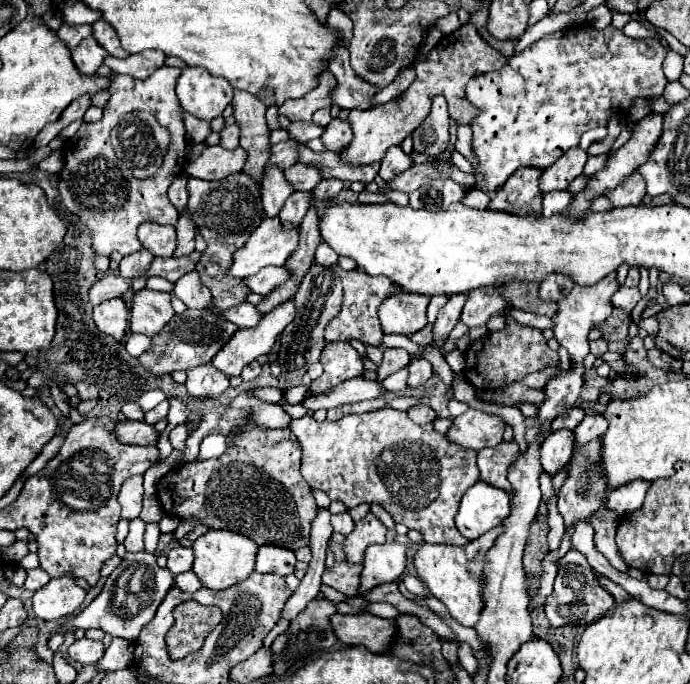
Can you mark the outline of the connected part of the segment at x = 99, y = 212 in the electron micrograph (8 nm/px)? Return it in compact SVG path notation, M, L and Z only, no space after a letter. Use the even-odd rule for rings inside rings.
M164 65L150 75L150 81L132 79L128 75L116 75L112 79L110 99L104 107L104 117L98 123L82 123L78 133L64 145L66 163L58 185L60 197L70 213L84 219L84 225L92 231L92 249L100 255L110 255L114 251L122 255L136 253L142 249L142 243L136 237L136 229L142 223L152 221L160 225L174 225L178 219L178 211L168 199L168 187L172 179L180 173L180 159L182 165L186 163L186 127L182 119L182 107L176 99L176 81L180 73L182 73L180 69ZM148 95L150 95L150 113L154 113L154 117L164 127L170 129L172 147L158 175L140 181L132 177L128 167L124 167L124 163L120 163L120 159L116 157L110 143L110 131L122 121L126 113L144 107Z

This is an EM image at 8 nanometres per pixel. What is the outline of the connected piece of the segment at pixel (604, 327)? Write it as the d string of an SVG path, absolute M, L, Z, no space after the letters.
M614 307L612 315L604 323L596 325L596 329L602 333L606 341L624 341L628 337L630 321L632 321L632 315L628 311Z

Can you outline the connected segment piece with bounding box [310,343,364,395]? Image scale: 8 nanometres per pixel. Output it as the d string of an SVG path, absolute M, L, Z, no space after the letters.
M326 343L326 351L320 363L324 365L324 373L310 385L310 393L314 395L324 393L334 385L352 377L360 377L364 373L362 357L350 343Z

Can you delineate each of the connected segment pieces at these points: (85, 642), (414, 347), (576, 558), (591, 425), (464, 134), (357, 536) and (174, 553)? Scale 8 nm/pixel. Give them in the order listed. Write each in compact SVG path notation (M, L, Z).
M78 639L68 647L68 655L70 659L82 663L82 665L92 665L96 661L100 661L100 657L104 655L104 645L102 641L92 641L92 639Z
M384 334L382 345L394 348L403 348L410 355L420 354L424 350L423 346L413 343L409 337L404 335Z
M572 549L572 551L570 551L570 553L568 553L568 555L566 555L566 557L560 561L560 565L566 565L566 563L574 563L576 565L591 569L586 557L584 557L580 551L576 551L576 549Z
M594 413L594 415L586 415L582 419L582 423L574 429L574 435L576 435L576 443L582 445L582 443L588 443L600 435L604 435L604 431L608 429L608 421L600 415L600 413Z
M458 125L458 141L456 141L456 151L462 153L474 167L478 165L474 151L472 151L472 129L468 125Z
M368 513L364 519L356 523L356 529L346 537L344 541L344 551L346 551L346 561L350 563L360 563L364 559L364 551L372 543L384 543L386 527L380 523L380 519L374 513Z
M178 545L178 547L174 547L166 557L168 557L168 569L170 569L174 575L192 569L194 553L192 553L192 549L188 549L188 547Z

